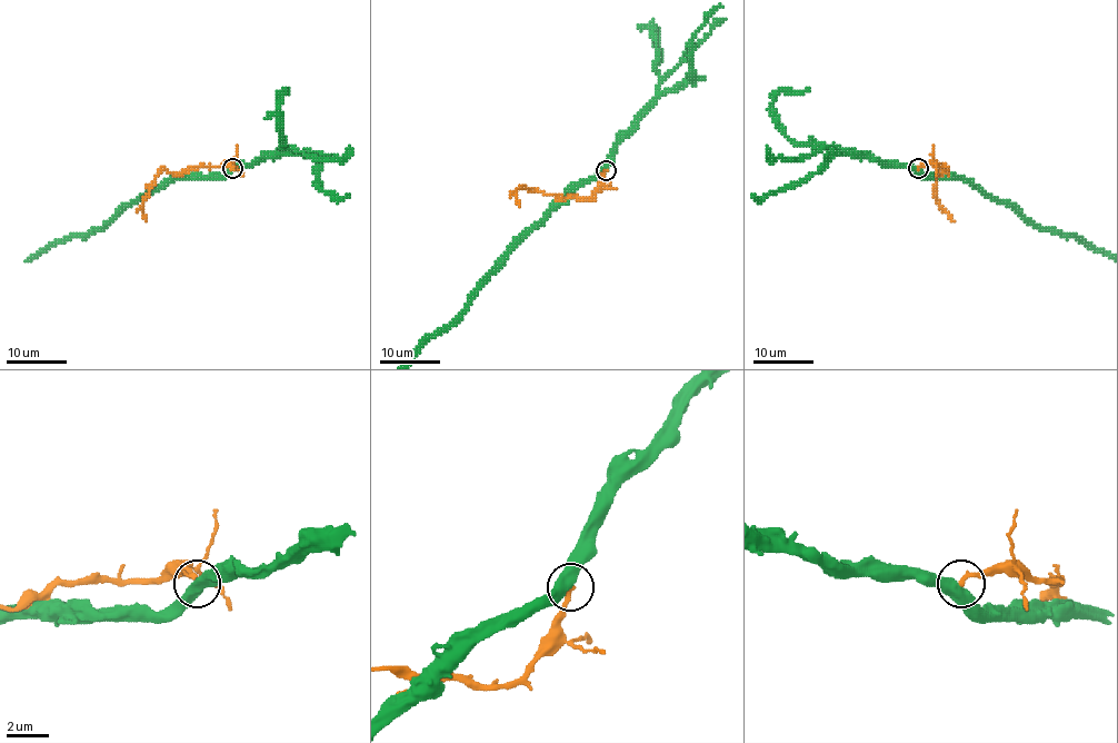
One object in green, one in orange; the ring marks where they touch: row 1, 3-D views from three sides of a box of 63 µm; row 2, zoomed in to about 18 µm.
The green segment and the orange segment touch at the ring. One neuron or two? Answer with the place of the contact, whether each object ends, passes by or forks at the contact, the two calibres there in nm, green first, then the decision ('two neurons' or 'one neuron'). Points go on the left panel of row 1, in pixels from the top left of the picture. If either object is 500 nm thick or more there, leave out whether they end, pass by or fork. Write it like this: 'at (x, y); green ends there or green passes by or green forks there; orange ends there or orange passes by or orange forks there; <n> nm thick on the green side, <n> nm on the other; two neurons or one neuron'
at (232, 168); 500 nm thick on the green side, 240 nm on the other; two neurons

